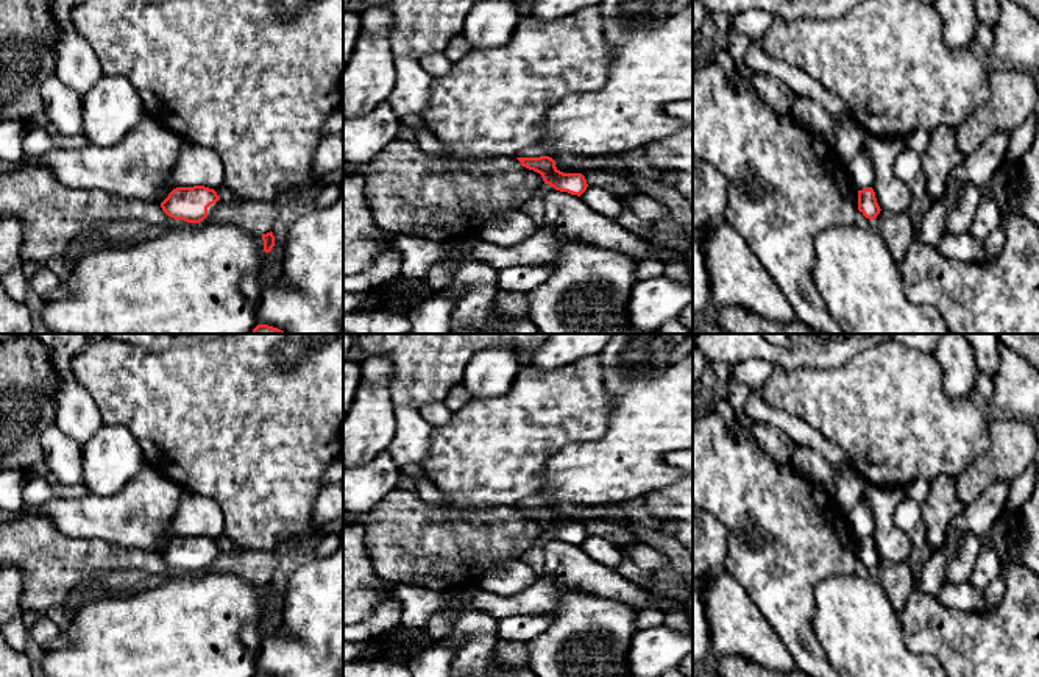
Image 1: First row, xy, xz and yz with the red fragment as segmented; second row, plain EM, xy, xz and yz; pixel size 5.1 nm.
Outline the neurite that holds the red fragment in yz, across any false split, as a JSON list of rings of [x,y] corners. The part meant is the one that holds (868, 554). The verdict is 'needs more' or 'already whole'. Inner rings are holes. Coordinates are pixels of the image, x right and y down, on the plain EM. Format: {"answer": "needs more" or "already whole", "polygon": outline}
{"answer": "already whole", "polygon": [[[872,537],[858,540],[858,560],[869,569],[875,569],[880,563],[880,555]]]}

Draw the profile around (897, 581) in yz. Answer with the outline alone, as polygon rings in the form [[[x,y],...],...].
[[[880,560],[875,569],[869,569],[869,574],[883,585],[894,610],[900,613],[916,588],[908,562],[894,563]]]

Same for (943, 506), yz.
[[[942,474],[930,484],[930,493],[920,505],[920,518],[925,524],[925,541],[933,551],[944,546],[949,524],[964,510],[953,477]]]

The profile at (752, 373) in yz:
[[[749,359],[732,367],[732,374],[750,390],[746,415],[750,420],[761,421],[764,426],[778,429],[791,446],[811,448],[833,466],[839,470],[850,468],[846,452],[836,443],[810,427],[800,418],[774,409],[761,399],[760,388],[771,376],[772,370],[772,363],[757,359]]]

